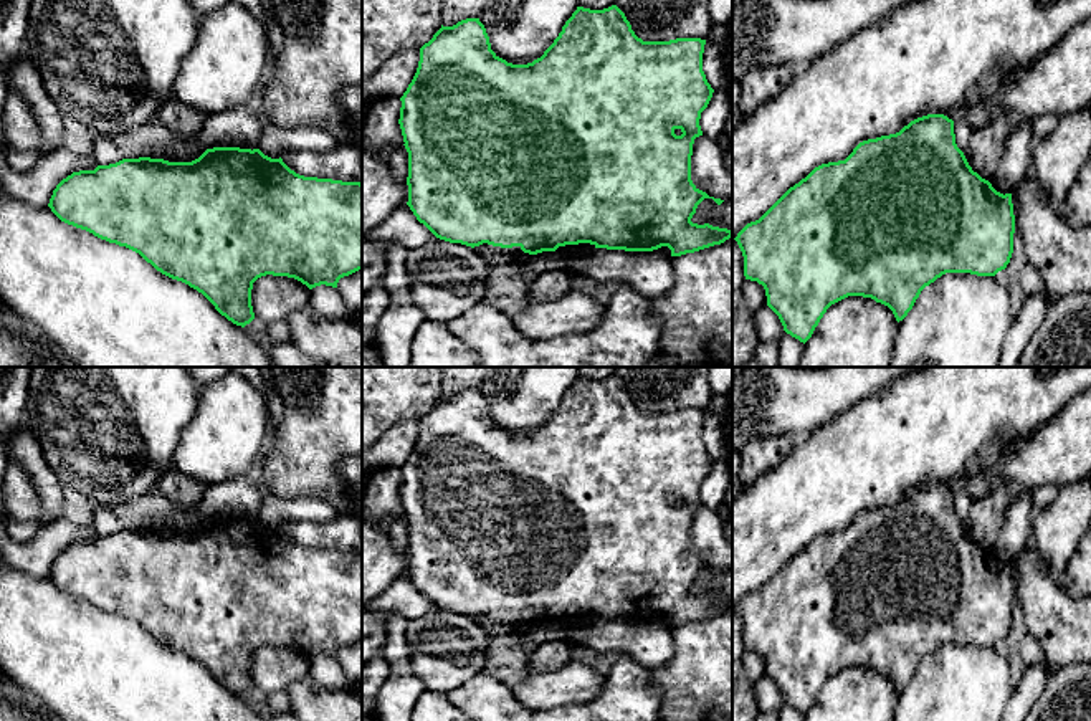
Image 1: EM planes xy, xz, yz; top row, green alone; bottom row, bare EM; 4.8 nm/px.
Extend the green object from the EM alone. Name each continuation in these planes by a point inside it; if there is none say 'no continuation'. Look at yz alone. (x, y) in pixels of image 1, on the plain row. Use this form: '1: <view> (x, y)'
no continuation

